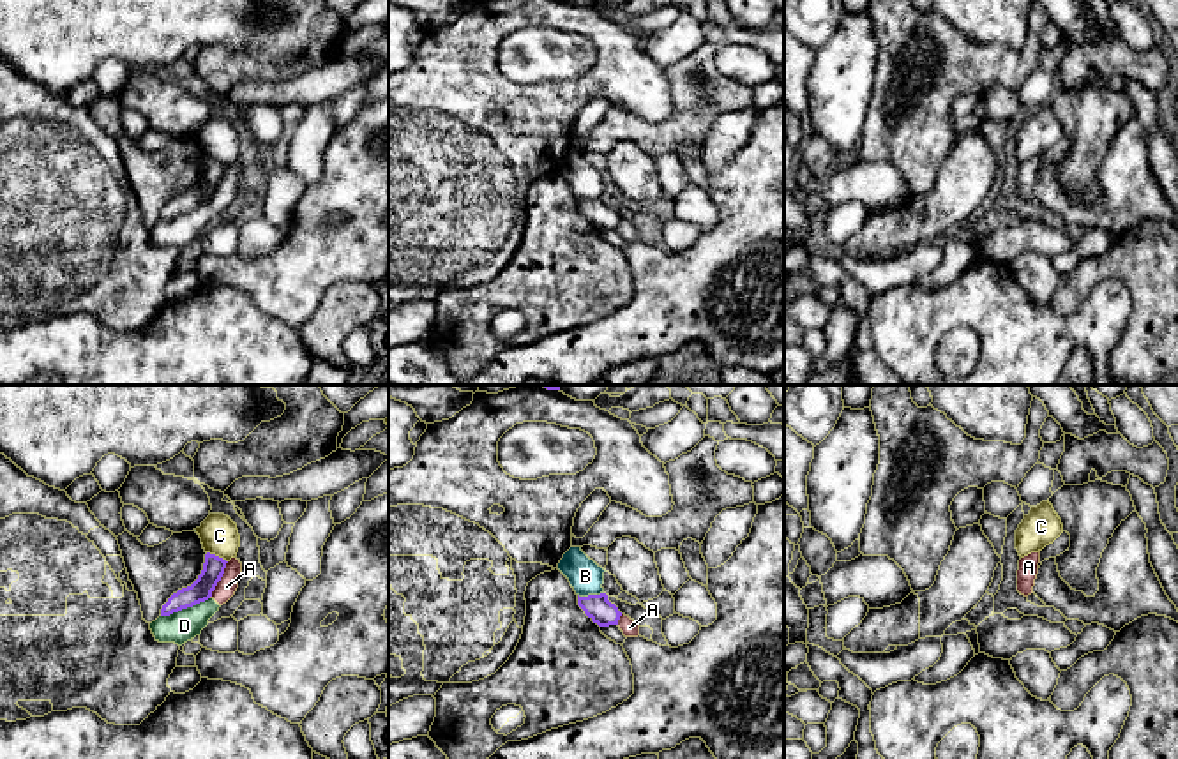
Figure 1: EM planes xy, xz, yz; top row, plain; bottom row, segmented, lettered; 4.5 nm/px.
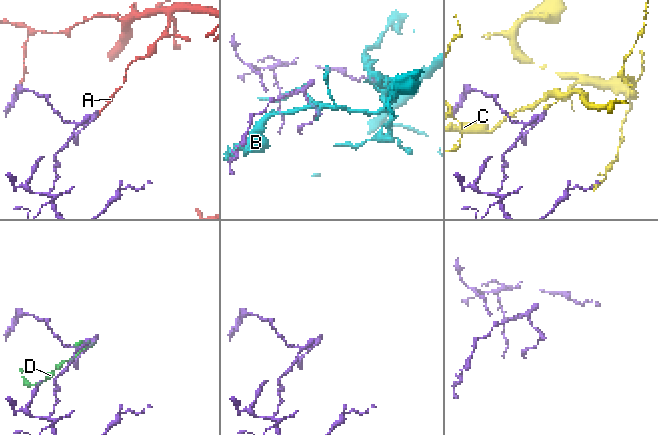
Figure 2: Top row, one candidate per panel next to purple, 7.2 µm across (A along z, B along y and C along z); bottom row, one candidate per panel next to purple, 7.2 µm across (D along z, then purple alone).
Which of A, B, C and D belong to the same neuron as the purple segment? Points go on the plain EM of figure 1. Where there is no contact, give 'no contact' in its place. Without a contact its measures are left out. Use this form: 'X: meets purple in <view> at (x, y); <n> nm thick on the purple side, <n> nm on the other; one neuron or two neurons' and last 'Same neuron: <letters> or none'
A: meets purple in xy at (219, 184); 100 nm thick on the purple side, 90 nm on the other; two neurons
B: meets purple in xz at (590, 200); 120 nm thick on the purple side, 160 nm on the other; two neurons
C: meets purple in xy at (218, 161); 100 nm thick on the purple side, 170 nm on the other; two neurons
D: meets purple in xy at (184, 212); 100 nm thick on the purple side, 140 nm on the other; two neurons
Same neuron: none

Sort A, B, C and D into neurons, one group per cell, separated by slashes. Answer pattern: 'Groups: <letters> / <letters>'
Groups: A D / B / C

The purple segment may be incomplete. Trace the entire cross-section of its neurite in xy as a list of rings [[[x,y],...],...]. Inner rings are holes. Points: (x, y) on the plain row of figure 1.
[[[207,157],[203,175],[198,180],[198,184],[191,191],[173,198],[162,210],[161,221],[170,221],[173,217],[178,217],[182,214],[208,205],[224,178],[226,168],[228,168],[226,164]]]

